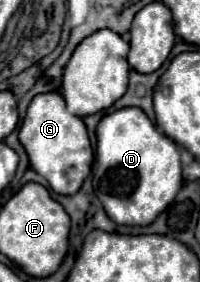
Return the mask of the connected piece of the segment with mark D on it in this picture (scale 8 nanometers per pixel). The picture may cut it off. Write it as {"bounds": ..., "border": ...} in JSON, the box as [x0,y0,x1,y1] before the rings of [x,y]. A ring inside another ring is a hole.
{"bounds":[93,107,183,227],"border":[[[137,107],[107,113],[97,125],[93,189],[117,225],[145,227],[175,199],[183,185],[179,147]]]}

